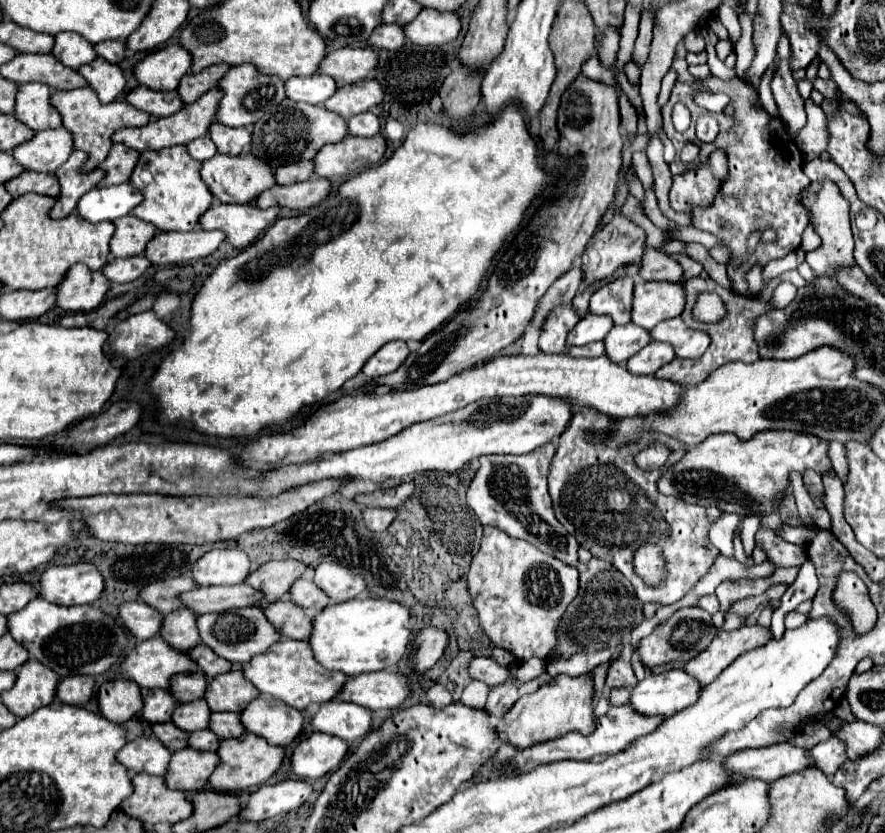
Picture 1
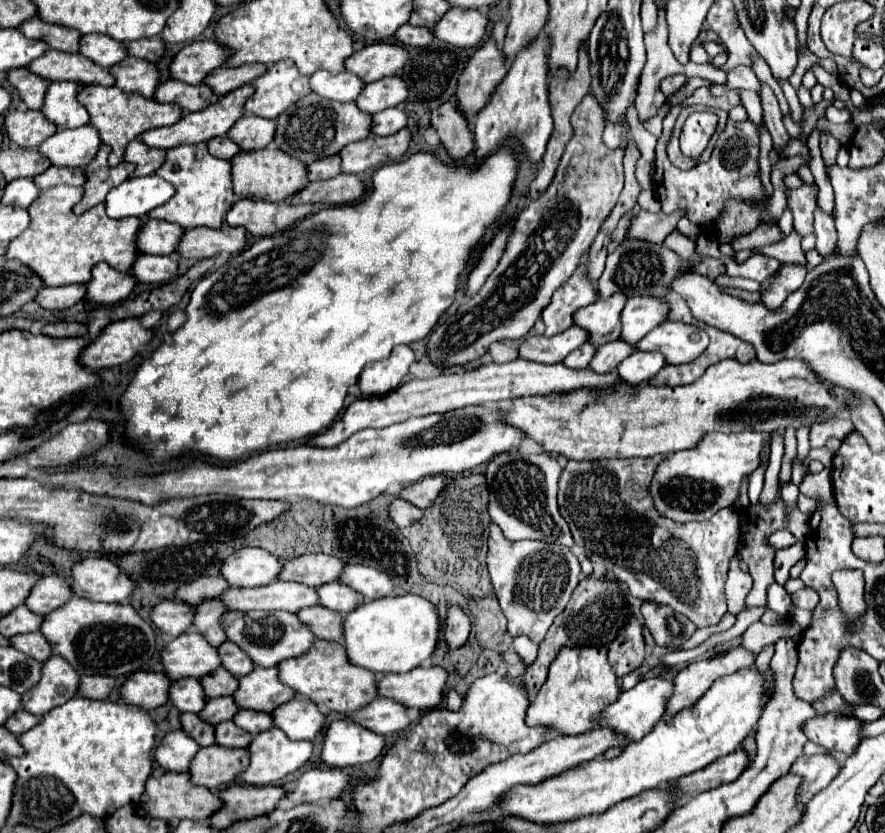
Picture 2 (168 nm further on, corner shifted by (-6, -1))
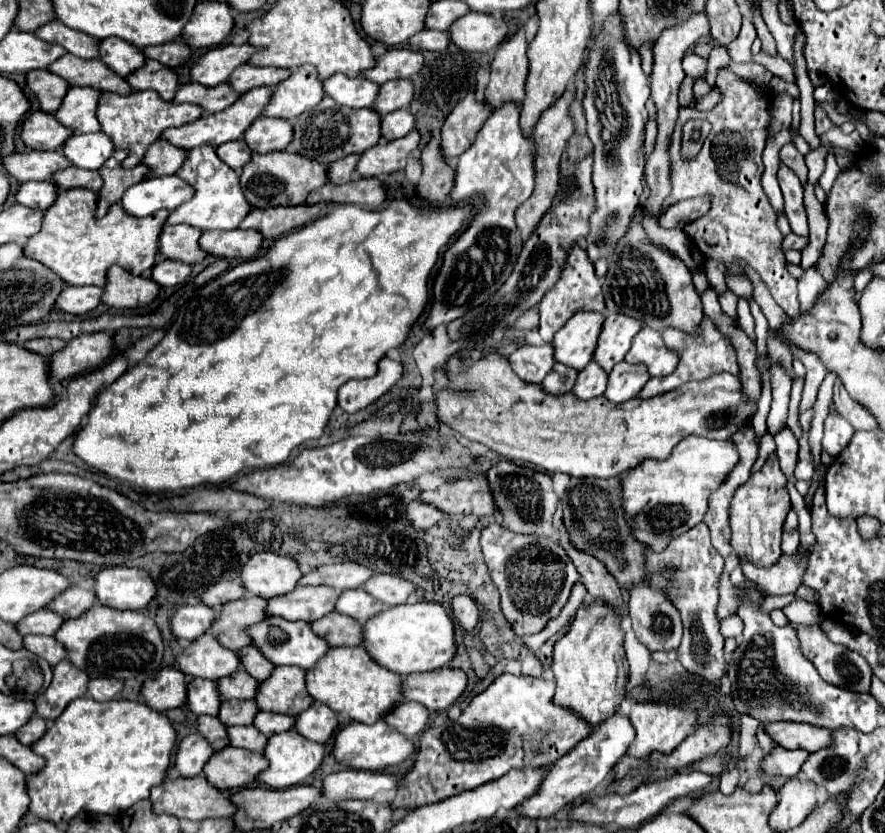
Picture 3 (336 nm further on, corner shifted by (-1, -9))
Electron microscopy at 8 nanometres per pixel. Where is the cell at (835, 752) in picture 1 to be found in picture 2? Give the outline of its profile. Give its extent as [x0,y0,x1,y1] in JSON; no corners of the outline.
[791,754,839,804]

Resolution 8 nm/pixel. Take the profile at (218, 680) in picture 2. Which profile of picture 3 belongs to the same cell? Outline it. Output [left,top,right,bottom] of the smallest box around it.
[218,668,258,700]

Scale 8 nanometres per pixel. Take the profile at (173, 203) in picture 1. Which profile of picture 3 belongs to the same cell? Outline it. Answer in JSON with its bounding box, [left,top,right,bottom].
[166,146,252,230]

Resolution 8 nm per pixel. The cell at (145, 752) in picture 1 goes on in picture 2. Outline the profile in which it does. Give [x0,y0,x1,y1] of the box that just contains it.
[155,730,199,772]

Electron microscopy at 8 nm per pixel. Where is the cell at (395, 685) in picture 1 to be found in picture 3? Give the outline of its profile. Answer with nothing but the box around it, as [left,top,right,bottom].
[402,666,466,712]

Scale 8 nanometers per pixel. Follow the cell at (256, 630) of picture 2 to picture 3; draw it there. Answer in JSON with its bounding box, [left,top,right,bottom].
[246,616,328,670]

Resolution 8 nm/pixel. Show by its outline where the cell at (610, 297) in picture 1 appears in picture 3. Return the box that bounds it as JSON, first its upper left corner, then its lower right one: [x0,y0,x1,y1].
[554,310,606,370]

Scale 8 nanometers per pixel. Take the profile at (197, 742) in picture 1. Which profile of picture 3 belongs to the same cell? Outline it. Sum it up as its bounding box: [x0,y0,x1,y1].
[228,726,266,752]

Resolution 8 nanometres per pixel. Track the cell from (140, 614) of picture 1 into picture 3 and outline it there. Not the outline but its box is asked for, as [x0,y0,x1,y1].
[170,604,218,640]

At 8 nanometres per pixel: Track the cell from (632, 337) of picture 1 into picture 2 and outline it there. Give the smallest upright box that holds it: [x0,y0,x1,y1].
[591,340,635,374]

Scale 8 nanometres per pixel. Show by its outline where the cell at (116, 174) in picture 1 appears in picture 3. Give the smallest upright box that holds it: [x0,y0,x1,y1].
[142,140,186,178]

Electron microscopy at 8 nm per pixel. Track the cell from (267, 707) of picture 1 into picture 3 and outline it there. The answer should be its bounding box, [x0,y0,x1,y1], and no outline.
[294,702,338,744]

